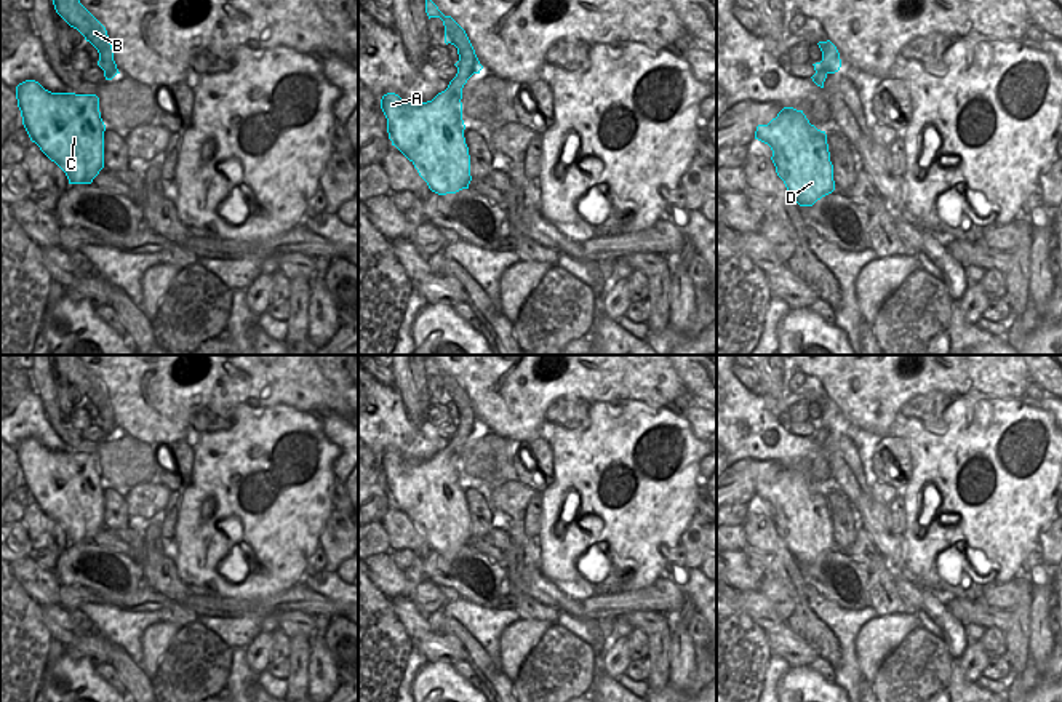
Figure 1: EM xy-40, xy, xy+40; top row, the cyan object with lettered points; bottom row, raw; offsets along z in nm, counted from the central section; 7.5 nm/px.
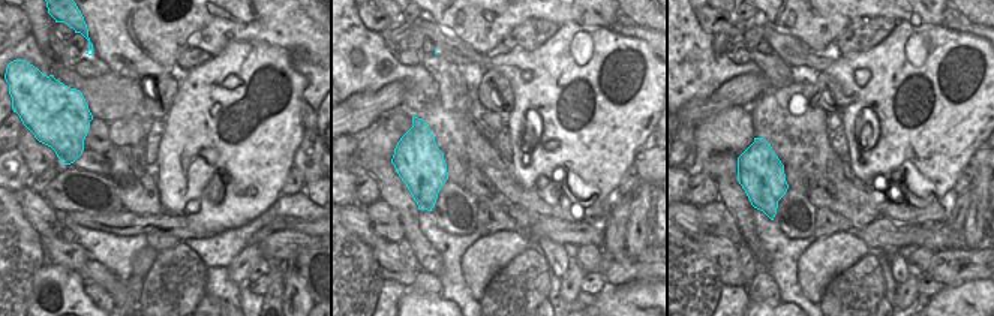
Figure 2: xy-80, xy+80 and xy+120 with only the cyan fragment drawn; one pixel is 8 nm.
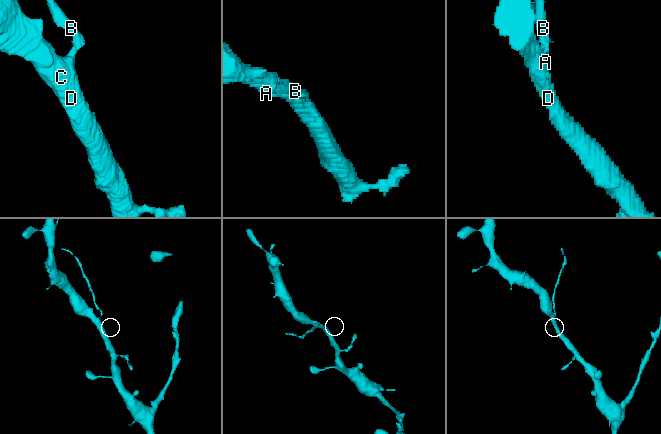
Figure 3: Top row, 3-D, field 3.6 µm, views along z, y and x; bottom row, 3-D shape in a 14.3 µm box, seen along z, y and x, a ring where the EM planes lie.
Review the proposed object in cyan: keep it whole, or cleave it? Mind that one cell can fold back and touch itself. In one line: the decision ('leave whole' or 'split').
split

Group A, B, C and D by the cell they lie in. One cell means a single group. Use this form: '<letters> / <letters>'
A C D / B

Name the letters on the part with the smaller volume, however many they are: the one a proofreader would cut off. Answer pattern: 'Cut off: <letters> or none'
Cut off: B

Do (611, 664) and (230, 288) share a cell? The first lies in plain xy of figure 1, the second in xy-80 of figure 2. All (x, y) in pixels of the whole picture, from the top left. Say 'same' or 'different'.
different

